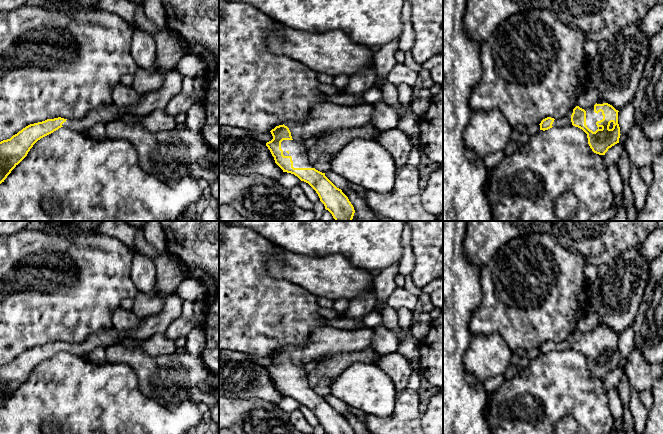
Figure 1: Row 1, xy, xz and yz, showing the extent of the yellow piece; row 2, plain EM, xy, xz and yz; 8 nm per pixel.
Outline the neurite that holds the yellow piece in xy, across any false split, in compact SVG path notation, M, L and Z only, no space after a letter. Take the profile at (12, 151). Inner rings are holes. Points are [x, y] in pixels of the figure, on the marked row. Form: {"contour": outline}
{"contour": "M169 70L165 74L162 86L141 95L138 103L134 106L119 108L112 103L92 110L82 119L58 117L26 126L10 139L0 142L0 184L41 138L61 127L87 133L93 125L119 120L124 114L144 117L155 110L164 109L169 101L181 92L183 78L184 76L177 70Z"}

